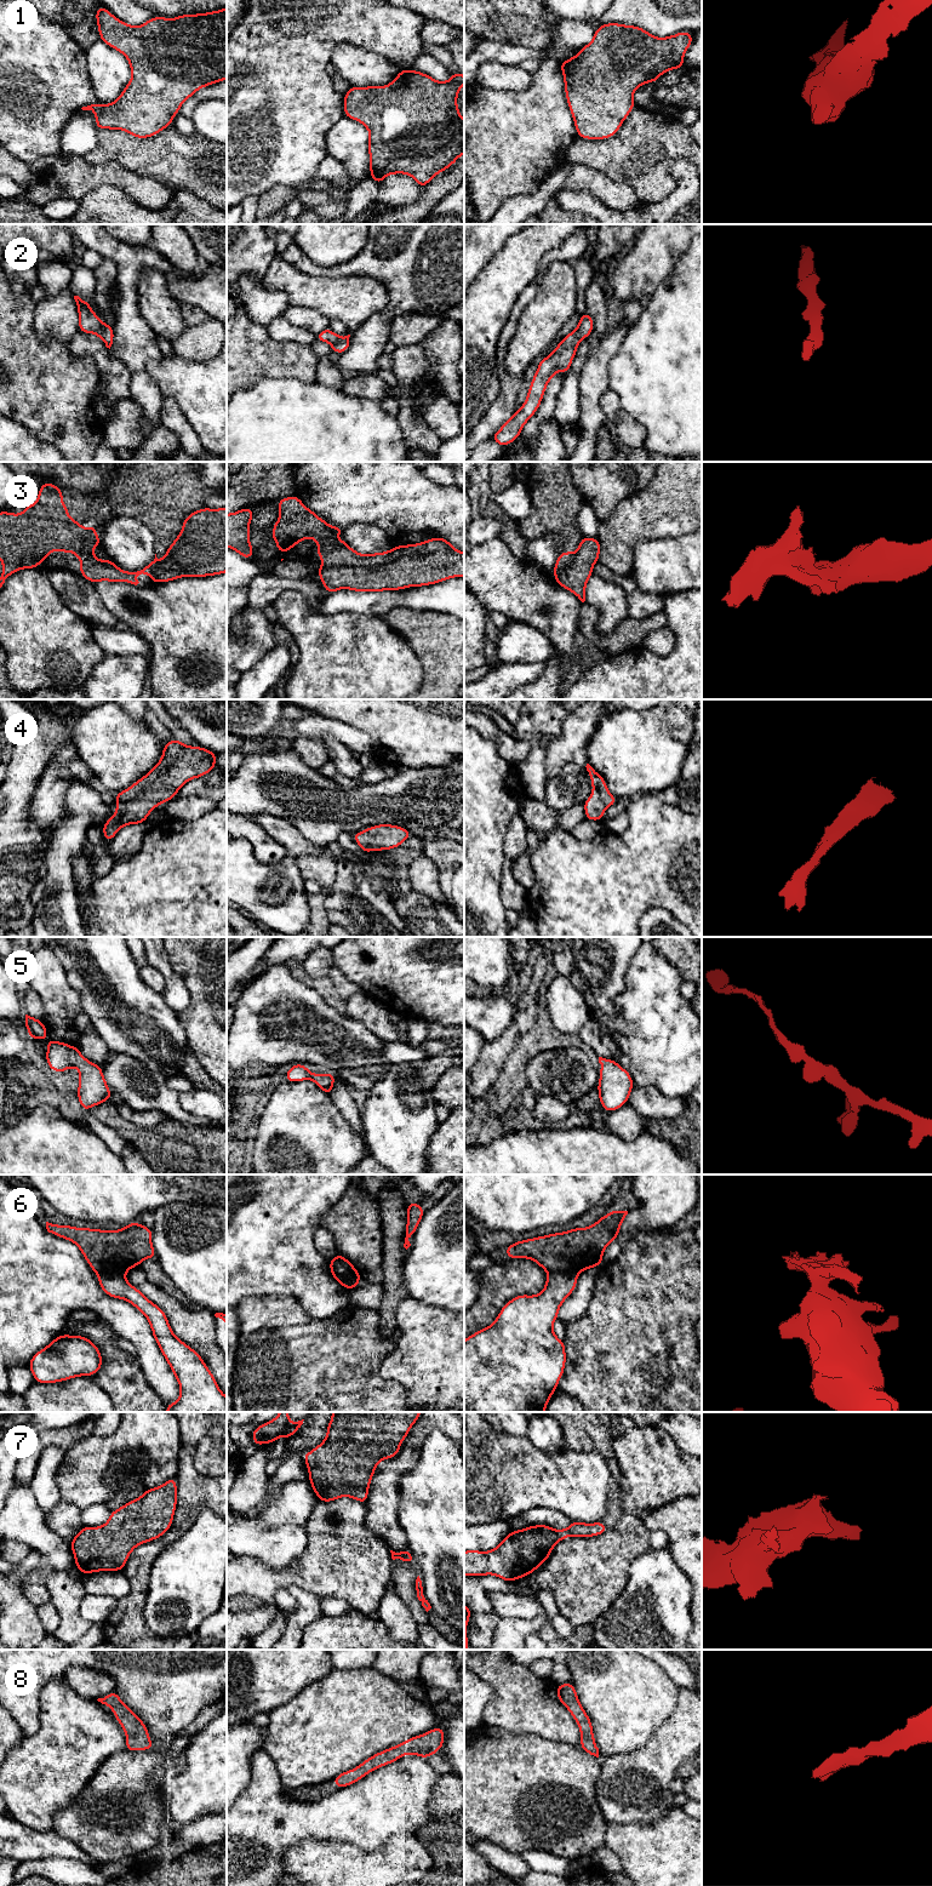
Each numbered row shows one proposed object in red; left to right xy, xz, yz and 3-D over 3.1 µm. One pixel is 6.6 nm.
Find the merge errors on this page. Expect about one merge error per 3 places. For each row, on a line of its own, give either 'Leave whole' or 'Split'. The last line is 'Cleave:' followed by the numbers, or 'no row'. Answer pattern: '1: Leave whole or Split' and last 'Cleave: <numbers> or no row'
1: Leave whole
2: Leave whole
3: Split
4: Leave whole
5: Leave whole
6: Split
7: Leave whole
8: Leave whole
Cleave: 3, 6

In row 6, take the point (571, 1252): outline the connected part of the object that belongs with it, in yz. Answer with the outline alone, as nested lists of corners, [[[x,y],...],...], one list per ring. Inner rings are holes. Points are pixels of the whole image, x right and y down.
[[[612,1210],[587,1228],[573,1228],[565,1233],[553,1233],[505,1247],[511,1258],[527,1258],[547,1273],[579,1273],[602,1264],[605,1248],[619,1235],[619,1228],[628,1211]]]

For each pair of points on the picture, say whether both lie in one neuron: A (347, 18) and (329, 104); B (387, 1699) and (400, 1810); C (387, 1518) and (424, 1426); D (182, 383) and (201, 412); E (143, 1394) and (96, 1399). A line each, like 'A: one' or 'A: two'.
A: one
B: two
C: one
D: one
E: two

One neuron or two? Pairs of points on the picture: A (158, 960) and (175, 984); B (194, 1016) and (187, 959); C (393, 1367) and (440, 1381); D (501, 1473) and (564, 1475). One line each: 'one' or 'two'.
A: one
B: one
C: one
D: one

